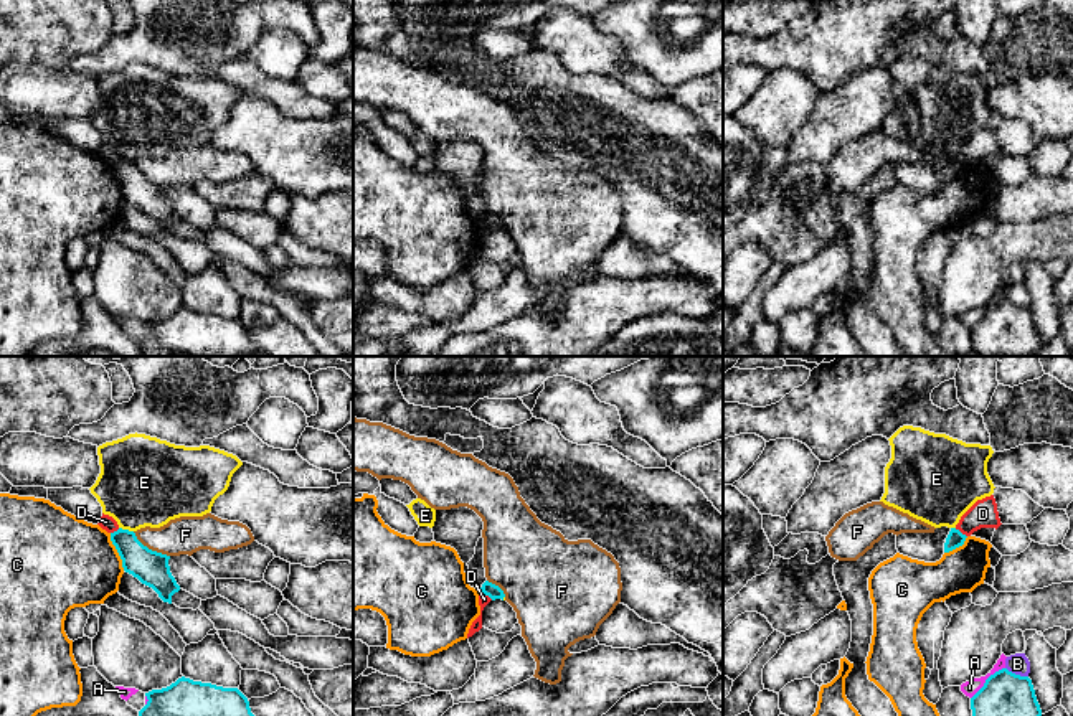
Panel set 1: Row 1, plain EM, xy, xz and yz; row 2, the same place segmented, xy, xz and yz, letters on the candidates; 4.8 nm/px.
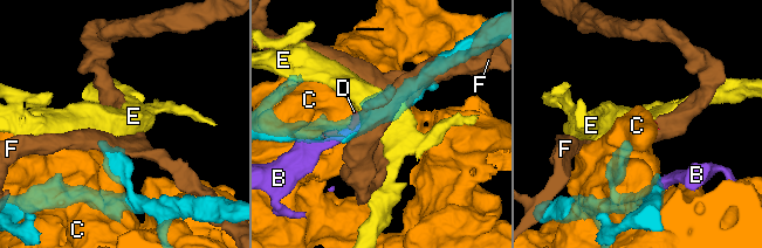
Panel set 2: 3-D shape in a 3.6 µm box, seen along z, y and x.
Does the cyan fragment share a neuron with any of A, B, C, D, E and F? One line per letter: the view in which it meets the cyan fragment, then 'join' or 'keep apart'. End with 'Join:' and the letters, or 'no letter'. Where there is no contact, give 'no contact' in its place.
A: meets cyan in yz; keep apart
B: meets cyan in yz; keep apart
C: meets cyan in xy; keep apart
D: meets cyan in xz; keep apart
E: meets cyan in xy; keep apart
F: meets cyan in xy; keep apart
Join: no letter

